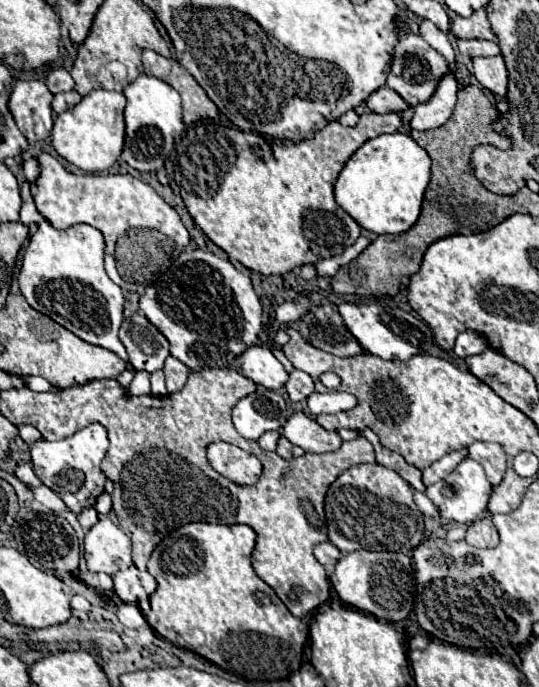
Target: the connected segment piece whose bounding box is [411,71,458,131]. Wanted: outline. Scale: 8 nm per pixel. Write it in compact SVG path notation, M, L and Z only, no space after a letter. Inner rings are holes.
M447 71L439 83L435 93L427 103L419 103L415 109L415 117L411 119L411 127L425 131L441 127L453 113L457 101L458 82L453 71Z

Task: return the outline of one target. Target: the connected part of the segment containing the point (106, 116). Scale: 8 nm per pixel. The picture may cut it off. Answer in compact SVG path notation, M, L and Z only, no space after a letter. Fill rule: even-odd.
M95 89L81 103L55 117L51 143L55 151L81 171L109 171L121 157L125 145L125 95L107 89Z

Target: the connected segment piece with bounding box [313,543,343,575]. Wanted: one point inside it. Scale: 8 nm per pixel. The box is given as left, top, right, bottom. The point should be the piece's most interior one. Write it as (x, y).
(327, 554)

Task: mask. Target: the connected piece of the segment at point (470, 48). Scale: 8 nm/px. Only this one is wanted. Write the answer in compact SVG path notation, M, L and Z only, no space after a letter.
M457 39L457 47L461 51L461 55L467 57L493 57L499 55L499 45L495 41L481 41L481 39L471 39L471 41L463 41Z

